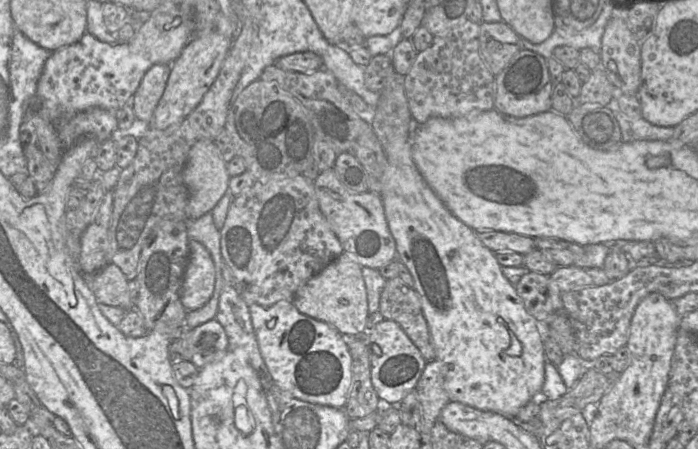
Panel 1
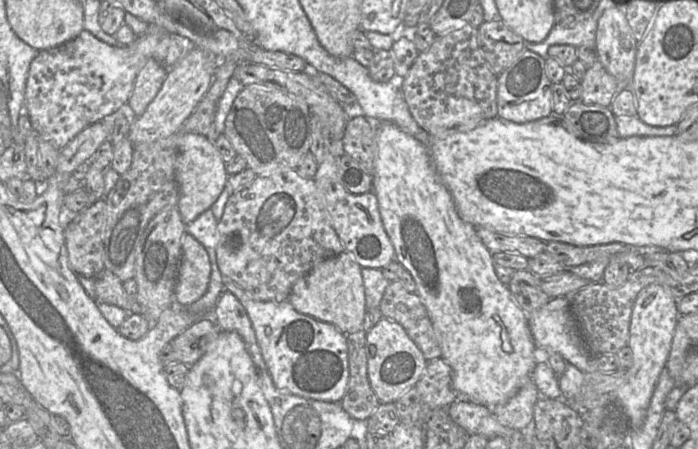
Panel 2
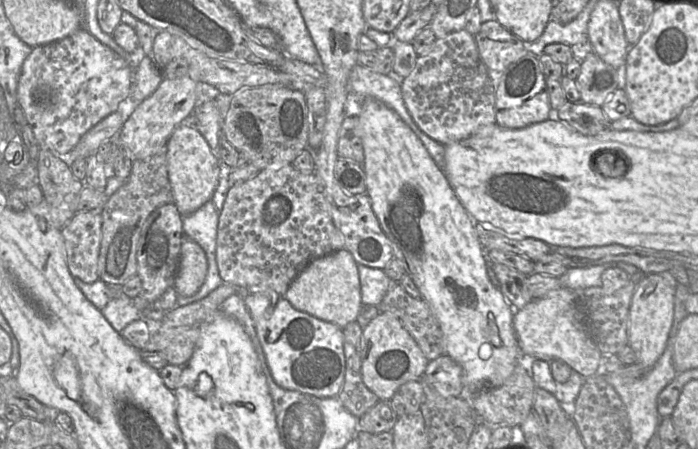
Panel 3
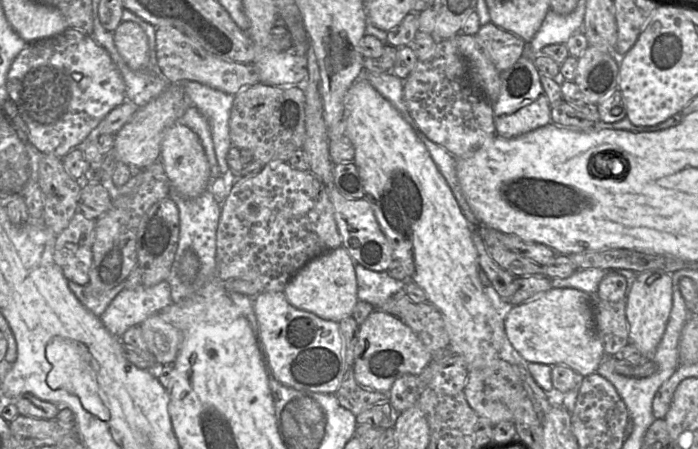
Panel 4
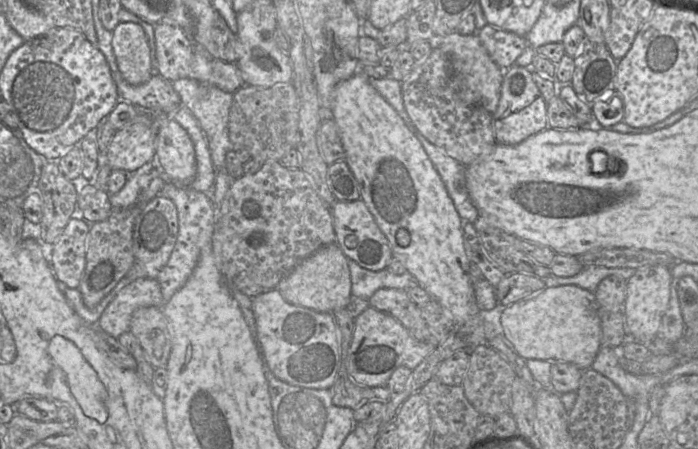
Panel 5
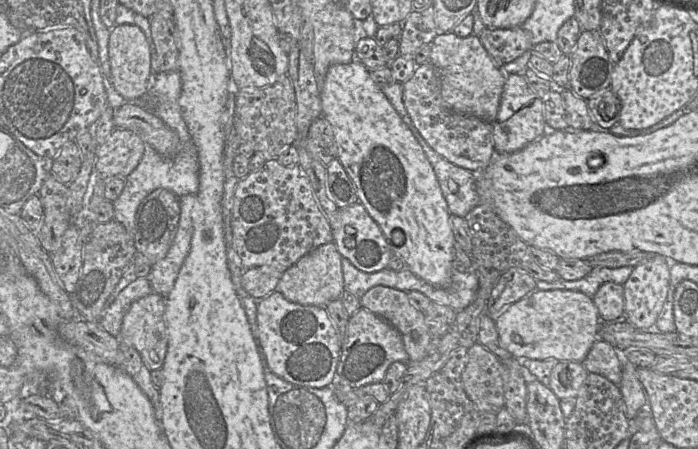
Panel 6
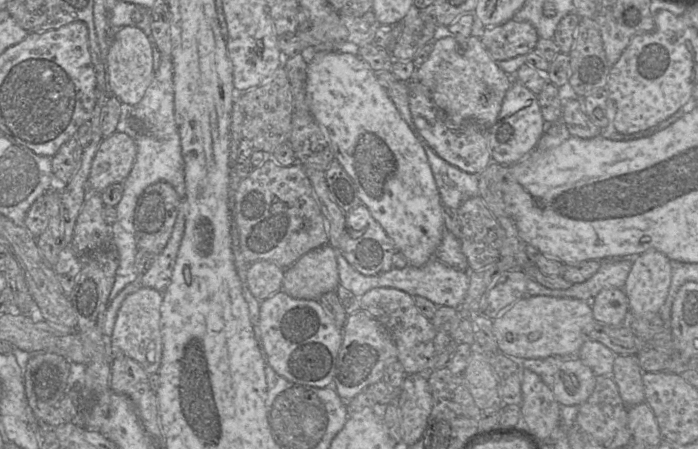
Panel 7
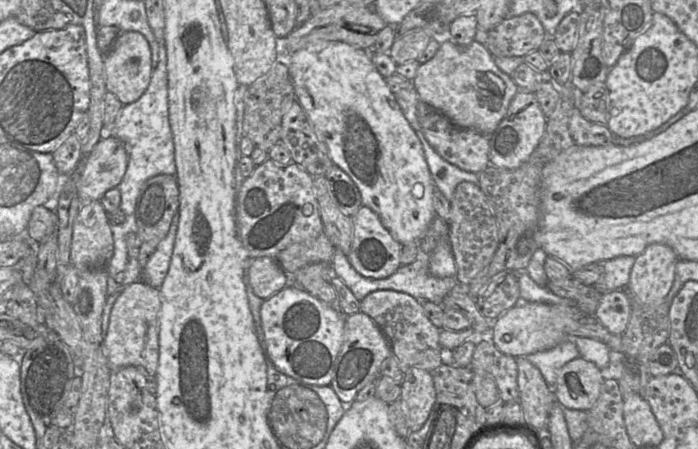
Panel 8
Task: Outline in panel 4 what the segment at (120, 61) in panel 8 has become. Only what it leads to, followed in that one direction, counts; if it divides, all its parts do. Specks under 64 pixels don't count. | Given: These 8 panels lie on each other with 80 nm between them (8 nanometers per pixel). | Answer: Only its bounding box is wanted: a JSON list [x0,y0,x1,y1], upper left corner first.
[113,21,149,70]

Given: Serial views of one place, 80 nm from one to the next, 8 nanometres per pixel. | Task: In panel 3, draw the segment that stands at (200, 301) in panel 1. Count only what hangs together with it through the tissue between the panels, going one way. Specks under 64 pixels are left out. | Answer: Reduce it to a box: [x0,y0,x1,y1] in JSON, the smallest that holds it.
[174,238,207,297]

